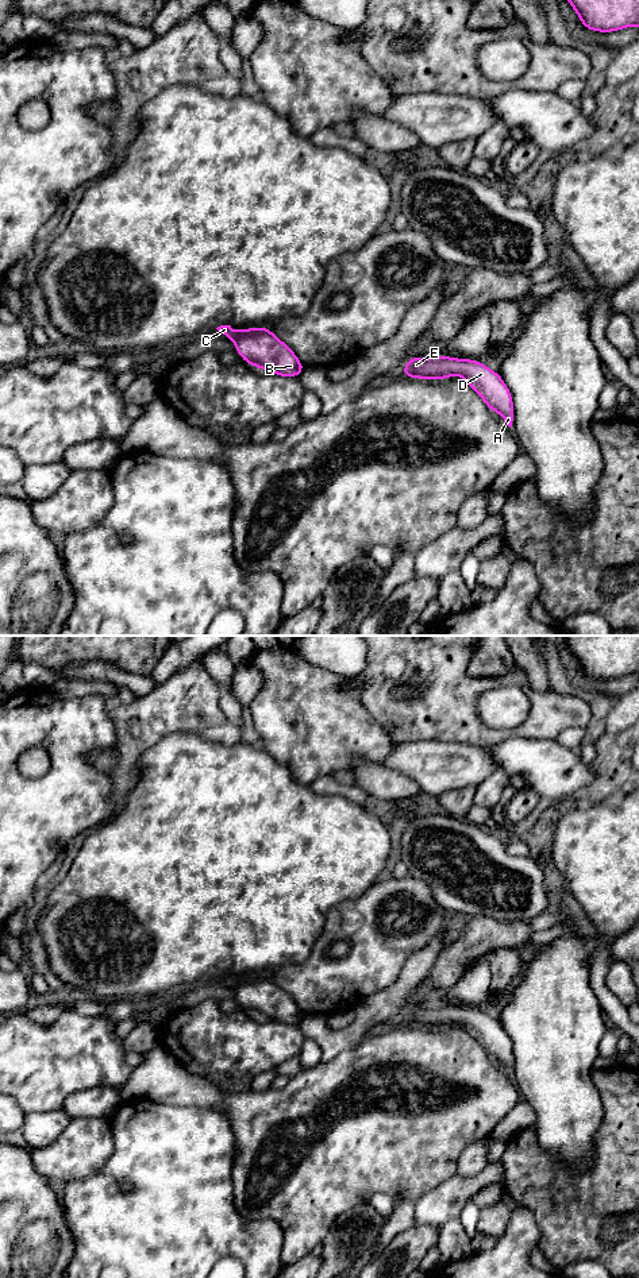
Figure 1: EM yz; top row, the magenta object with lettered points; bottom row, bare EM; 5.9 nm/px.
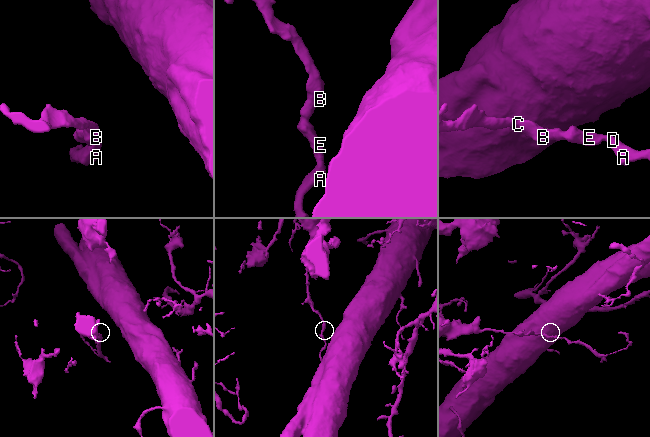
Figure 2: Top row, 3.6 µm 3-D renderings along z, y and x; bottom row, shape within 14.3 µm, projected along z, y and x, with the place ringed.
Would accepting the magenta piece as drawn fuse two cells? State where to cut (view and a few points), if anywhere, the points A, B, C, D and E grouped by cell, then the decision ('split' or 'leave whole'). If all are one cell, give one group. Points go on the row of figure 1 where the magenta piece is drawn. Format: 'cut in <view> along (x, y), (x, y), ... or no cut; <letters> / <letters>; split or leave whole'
no cut; A B C D E; leave whole

